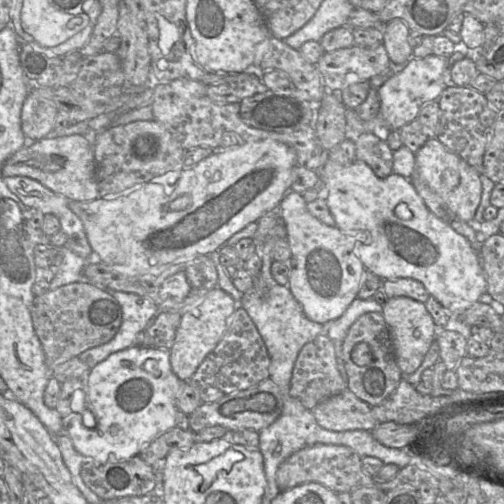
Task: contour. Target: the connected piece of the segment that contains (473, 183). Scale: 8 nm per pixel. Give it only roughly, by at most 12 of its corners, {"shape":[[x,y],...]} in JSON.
{"shape":[[436,137],[415,153],[415,172],[451,220],[470,222],[481,174]]}

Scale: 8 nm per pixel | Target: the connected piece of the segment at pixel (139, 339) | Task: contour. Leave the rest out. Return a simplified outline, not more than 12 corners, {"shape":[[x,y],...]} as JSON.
{"shape":[[160,310],[135,345],[171,350],[181,313]]}

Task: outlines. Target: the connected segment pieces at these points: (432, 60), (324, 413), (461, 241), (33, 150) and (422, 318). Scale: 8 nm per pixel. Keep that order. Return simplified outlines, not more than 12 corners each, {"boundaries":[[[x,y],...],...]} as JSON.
{"boundaries":[[[412,56],[379,89],[377,117],[346,108],[346,138],[400,130],[445,89],[450,59]],[[349,389],[311,412],[331,431],[371,431],[372,407]],[[355,159],[319,184],[380,279],[450,314],[487,292],[478,251],[410,179]],[[82,134],[27,141],[3,177],[35,179],[70,200],[99,197]],[[388,298],[382,315],[403,376],[420,367],[438,327],[425,303]]]}

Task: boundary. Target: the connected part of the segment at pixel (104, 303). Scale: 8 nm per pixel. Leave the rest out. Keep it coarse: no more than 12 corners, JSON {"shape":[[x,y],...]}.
{"shape":[[84,281],[35,296],[47,365],[109,342],[122,310]]}

